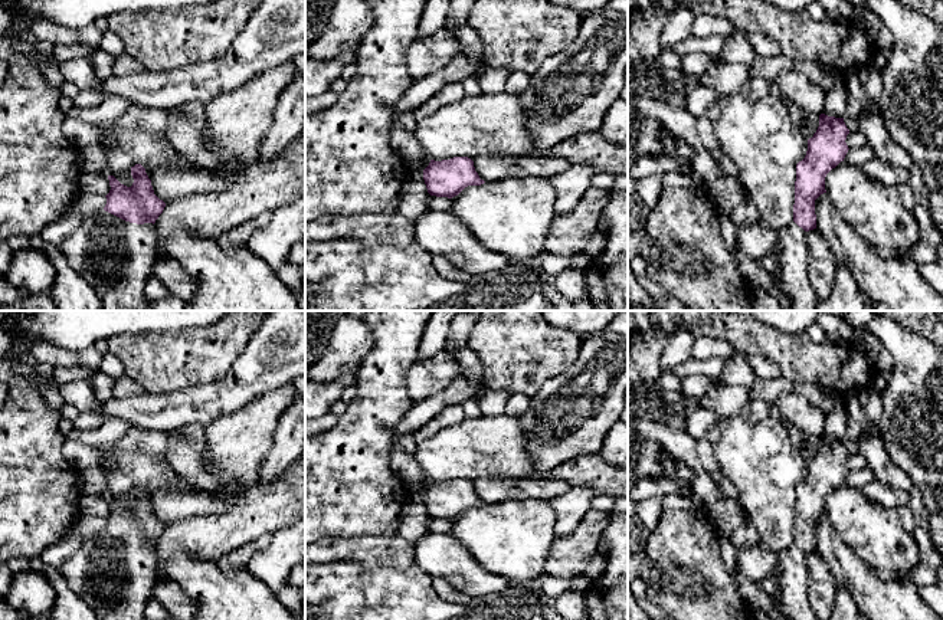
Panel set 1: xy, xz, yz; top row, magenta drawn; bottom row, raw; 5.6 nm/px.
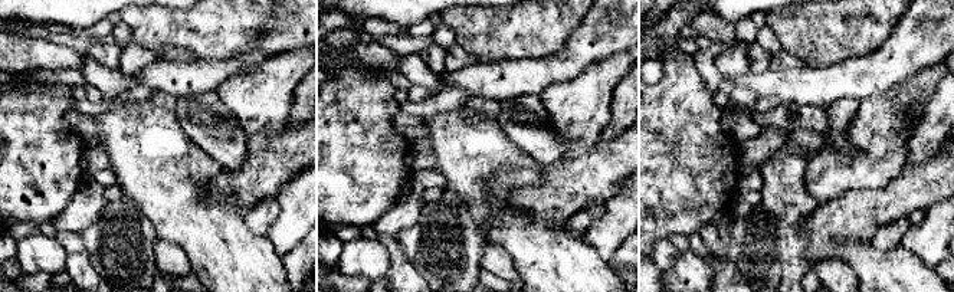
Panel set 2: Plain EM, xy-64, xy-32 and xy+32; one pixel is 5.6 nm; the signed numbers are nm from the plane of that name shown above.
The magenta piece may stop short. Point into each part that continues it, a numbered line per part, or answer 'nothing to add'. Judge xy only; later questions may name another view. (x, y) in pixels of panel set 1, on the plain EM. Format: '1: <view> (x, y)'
1: xy (115, 579)

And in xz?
nothing to add

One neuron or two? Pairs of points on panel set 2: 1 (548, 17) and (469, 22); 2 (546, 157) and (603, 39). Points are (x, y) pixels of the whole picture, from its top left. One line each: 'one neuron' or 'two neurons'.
1: one neuron
2: two neurons

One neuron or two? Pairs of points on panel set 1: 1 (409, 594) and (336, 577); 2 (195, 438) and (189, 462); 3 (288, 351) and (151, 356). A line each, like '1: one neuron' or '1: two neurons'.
1: one neuron
2: one neuron
3: two neurons

